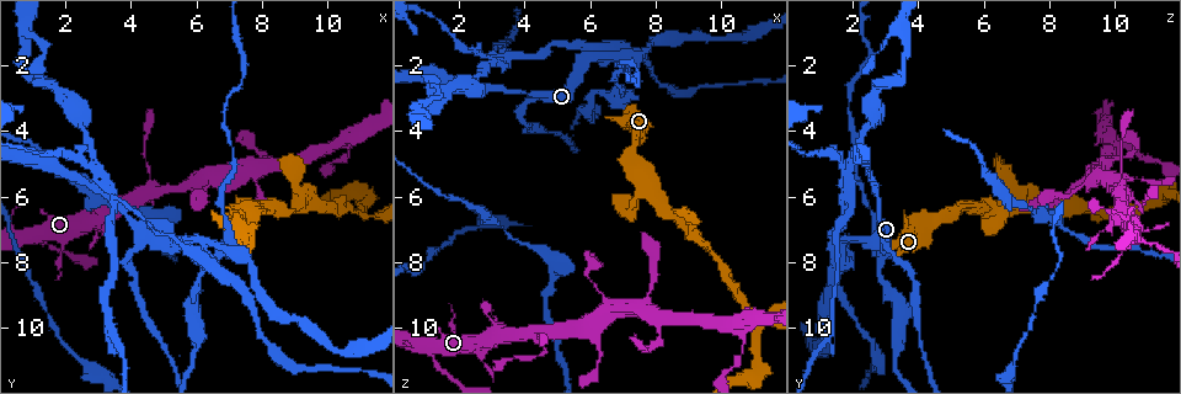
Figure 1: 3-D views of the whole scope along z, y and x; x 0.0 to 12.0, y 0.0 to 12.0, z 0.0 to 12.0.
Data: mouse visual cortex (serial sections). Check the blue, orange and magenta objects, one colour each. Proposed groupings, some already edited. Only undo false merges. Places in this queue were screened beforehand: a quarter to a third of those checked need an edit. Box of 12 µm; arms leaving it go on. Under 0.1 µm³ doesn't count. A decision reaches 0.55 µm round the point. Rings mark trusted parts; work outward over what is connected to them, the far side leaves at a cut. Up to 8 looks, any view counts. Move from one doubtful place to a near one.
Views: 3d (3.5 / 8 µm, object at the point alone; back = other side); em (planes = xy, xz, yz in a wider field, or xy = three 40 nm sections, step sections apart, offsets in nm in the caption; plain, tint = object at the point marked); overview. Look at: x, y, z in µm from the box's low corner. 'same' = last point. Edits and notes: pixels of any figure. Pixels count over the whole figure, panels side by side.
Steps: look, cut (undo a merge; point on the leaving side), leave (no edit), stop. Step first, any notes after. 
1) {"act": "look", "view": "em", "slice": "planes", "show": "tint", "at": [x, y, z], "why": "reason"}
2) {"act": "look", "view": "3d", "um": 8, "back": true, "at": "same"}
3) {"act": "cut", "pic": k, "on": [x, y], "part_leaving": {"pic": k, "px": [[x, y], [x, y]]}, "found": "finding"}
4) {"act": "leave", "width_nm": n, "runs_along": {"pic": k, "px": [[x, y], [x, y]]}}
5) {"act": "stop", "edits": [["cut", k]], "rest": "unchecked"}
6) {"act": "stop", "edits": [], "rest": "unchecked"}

{"act": "look", "view": "3d", "um": 3.5, "at": [6.1, 7.5, 1.7], "why": "looks like a crossing"}

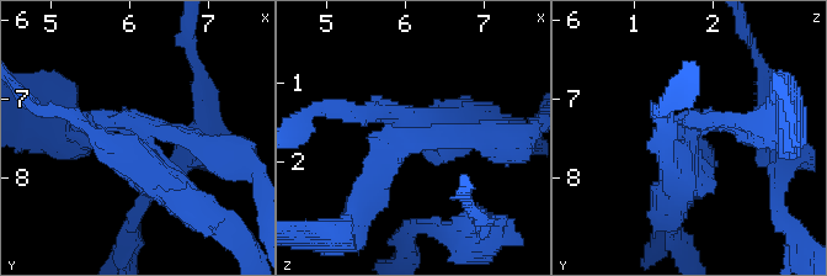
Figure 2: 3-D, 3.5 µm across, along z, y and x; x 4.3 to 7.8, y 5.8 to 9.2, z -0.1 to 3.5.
{"act": "look", "view": "em", "slice": "xy", "step": 3, "show": "tint", "at": [6.15, 7.40, 1.70], "arms": 4, "arm_widths_nm": [200, 250, 250, 500], "why": "need the tissue"}

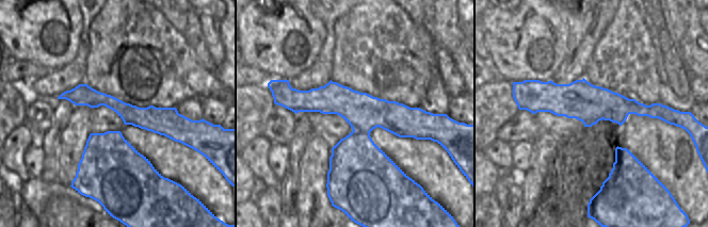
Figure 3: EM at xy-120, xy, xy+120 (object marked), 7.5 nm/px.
{"act": "look", "view": "em", "slice": "planes", "show": "tint", "at": "same"}

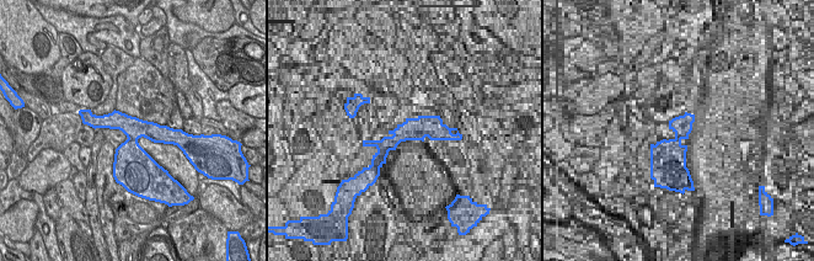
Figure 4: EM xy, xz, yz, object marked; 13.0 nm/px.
{"act": "cut", "pic": 2, "on": [128, 170], "width_nm": 280, "border": {"pic": 4, "px": [[128, 138], [137, 140]]}, "found": "a second cell is stuck on"}

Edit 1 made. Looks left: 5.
{"act": "look", "view": "overview", "why": "see it whole again"}

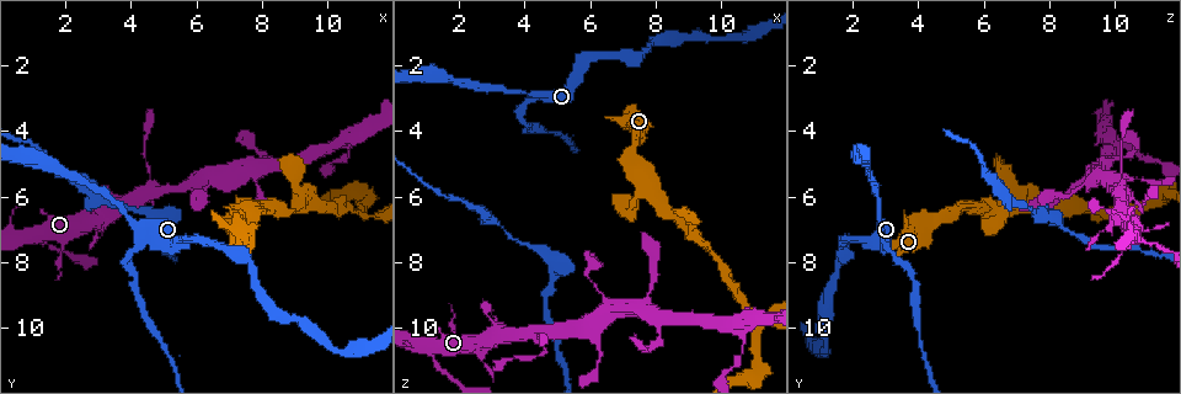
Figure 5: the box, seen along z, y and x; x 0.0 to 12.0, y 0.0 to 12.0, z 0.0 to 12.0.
{"act": "look", "view": "3d", "um": 3.5, "at": [9.3, 6.0, 7.1], "why": "a narrow waist"}

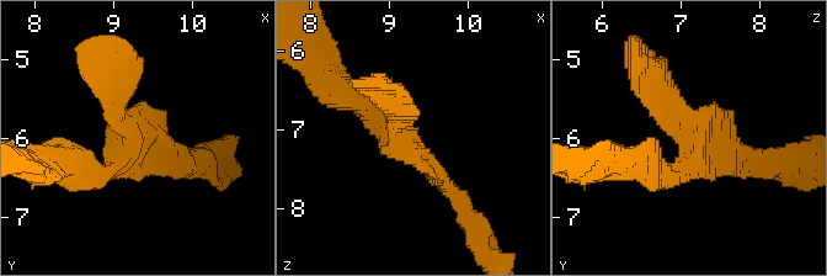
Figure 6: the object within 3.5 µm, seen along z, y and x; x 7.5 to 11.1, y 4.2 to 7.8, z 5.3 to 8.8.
{"act": "leave", "runs_along": {"pic": 6, "px": [[359, 102], [458, 197]]}, "found": "one cell here"}

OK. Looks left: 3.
{"act": "look", "view": "3d", "um": 3.5, "at": [11.1, 6.6, 9.7], "why": "four or more arms meet"}

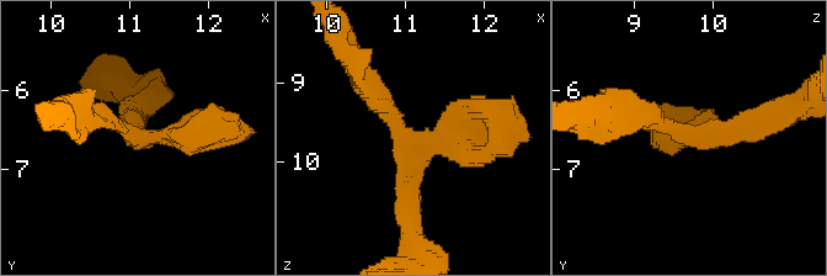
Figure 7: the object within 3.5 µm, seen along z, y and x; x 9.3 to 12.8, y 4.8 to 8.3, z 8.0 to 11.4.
{"act": "look", "view": "em", "slice": "planes", "show": "tint", "at": [11.05, 6.55, 9.70]}

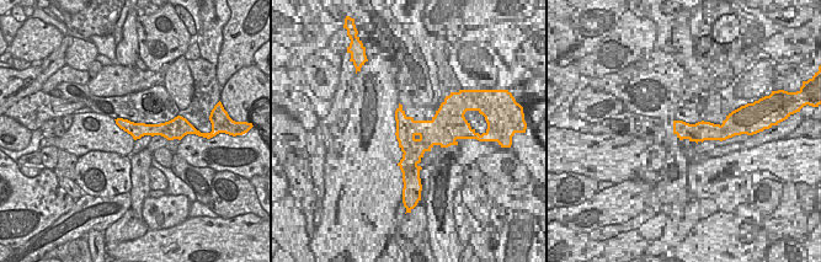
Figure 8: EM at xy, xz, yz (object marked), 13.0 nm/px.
{"act": "leave", "width_nm": 200, "runs_along": {"pic": 8, "px": [[120, 121], [134, 129], [172, 124]]}, "found": "all the same cell"}

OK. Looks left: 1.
{"act": "stop", "edits": [["cut", 2]], "rest": "unchecked"}

